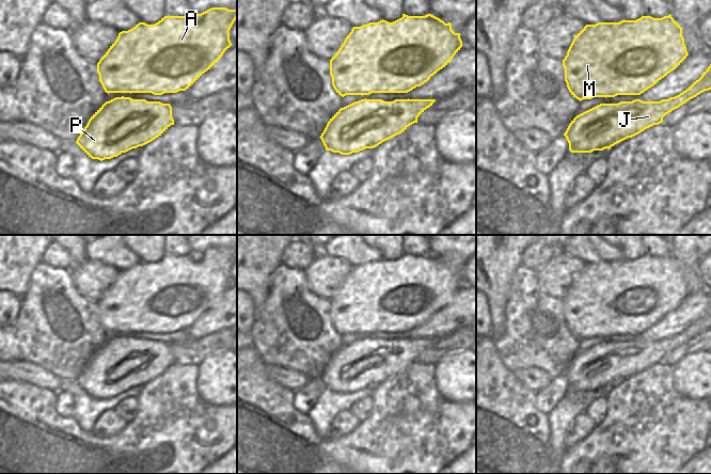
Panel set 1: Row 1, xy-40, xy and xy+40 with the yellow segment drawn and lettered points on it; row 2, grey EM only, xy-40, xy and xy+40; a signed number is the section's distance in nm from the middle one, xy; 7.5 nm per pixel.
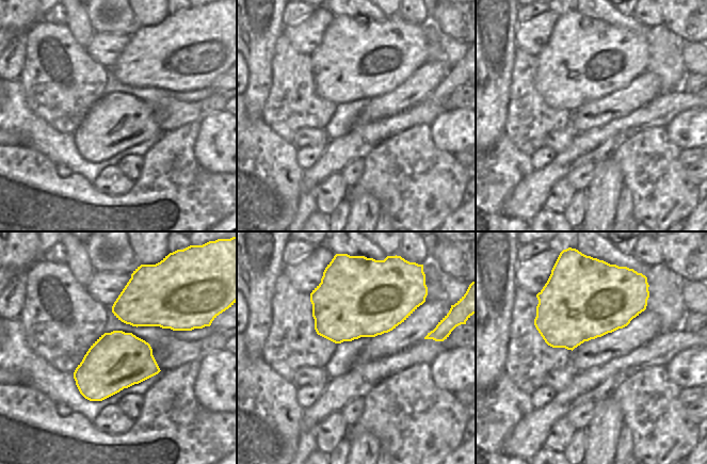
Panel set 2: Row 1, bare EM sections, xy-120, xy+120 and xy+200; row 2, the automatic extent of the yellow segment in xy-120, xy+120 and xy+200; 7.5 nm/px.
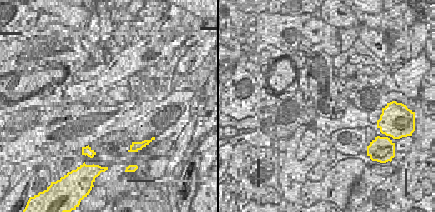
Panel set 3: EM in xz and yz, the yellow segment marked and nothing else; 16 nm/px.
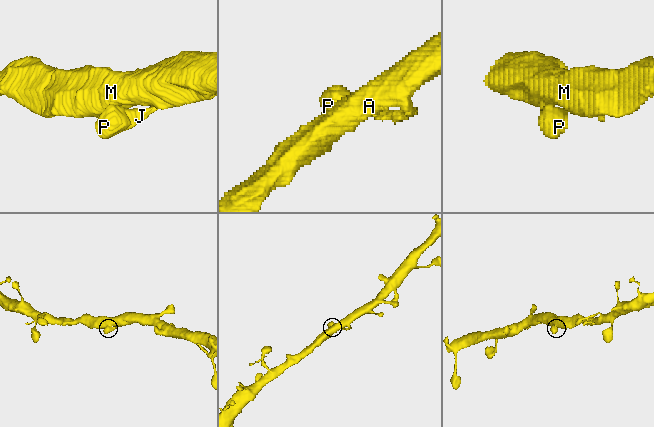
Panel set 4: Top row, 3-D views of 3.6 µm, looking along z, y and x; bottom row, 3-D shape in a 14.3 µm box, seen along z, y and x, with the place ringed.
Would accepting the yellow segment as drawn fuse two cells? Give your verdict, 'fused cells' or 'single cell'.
single cell

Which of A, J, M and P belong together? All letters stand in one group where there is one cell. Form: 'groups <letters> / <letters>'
groups A J M P

